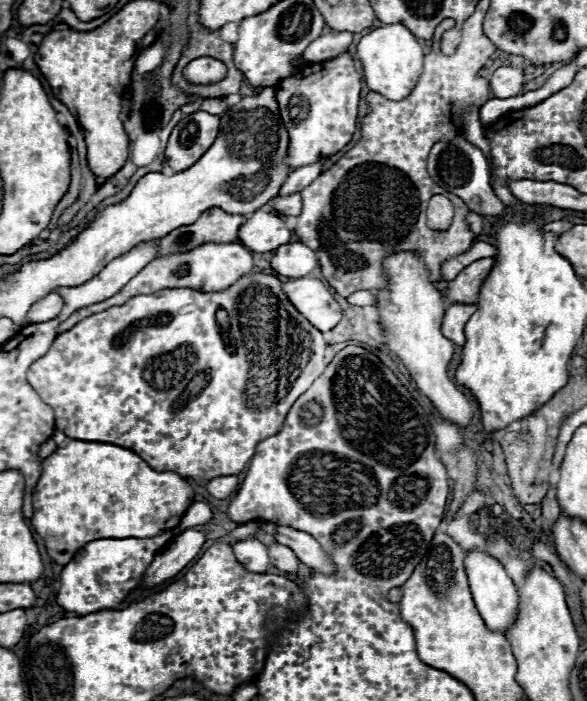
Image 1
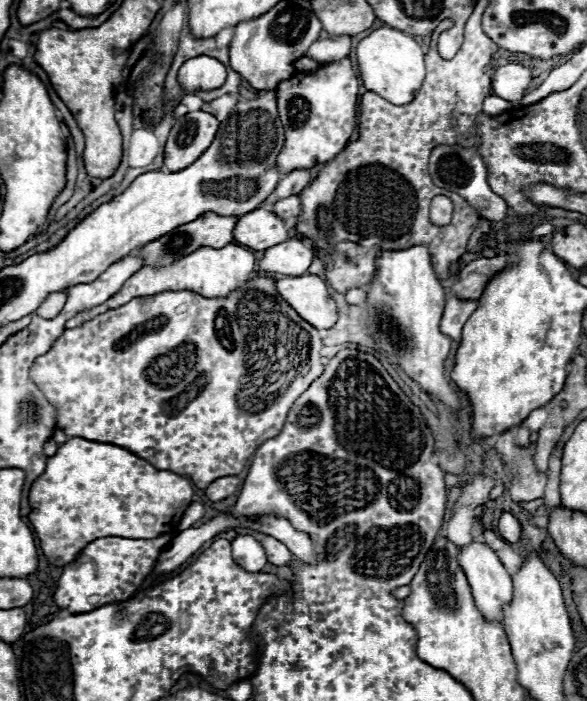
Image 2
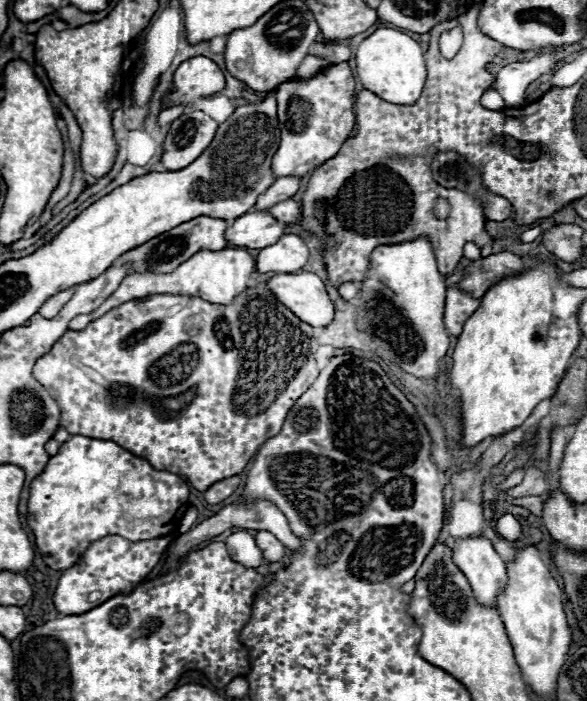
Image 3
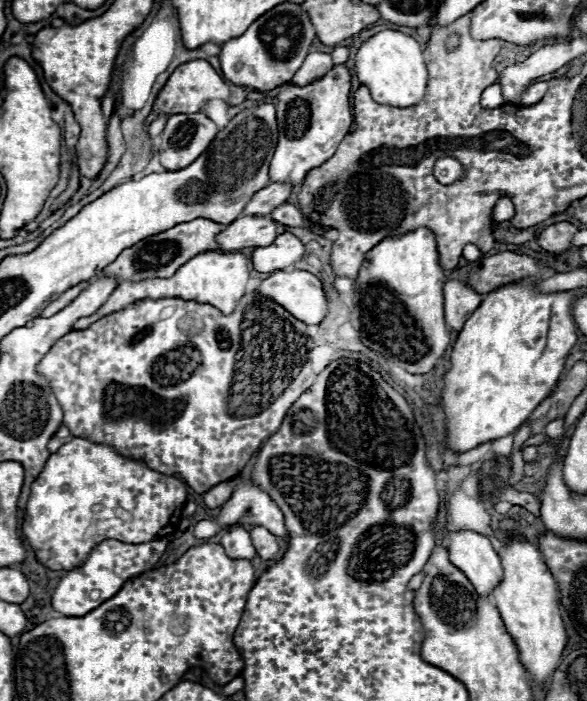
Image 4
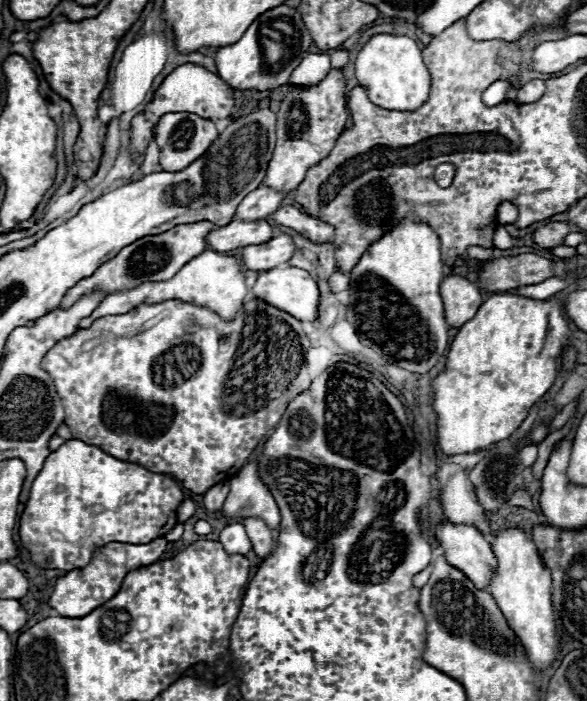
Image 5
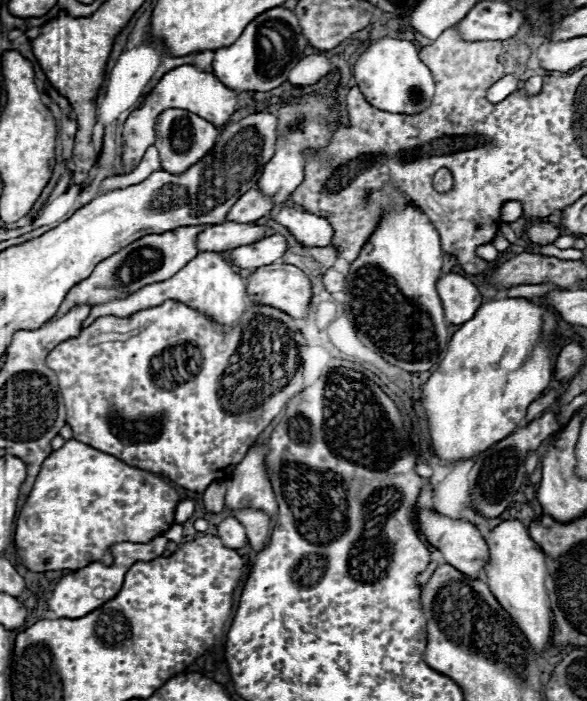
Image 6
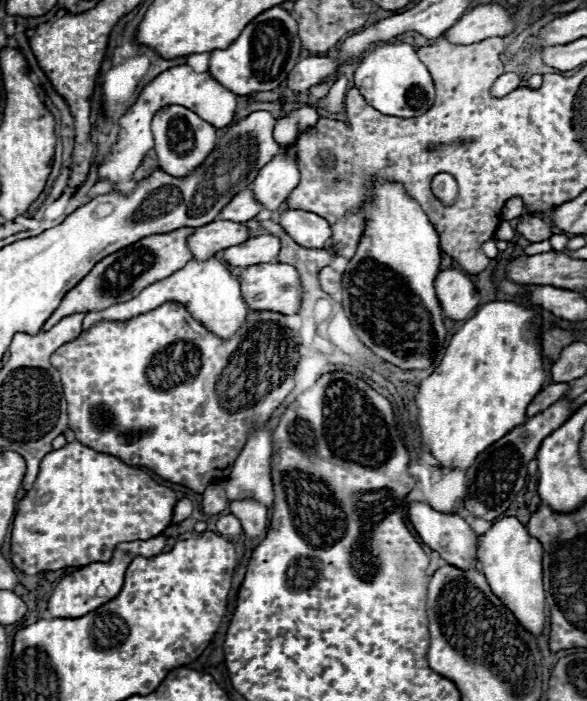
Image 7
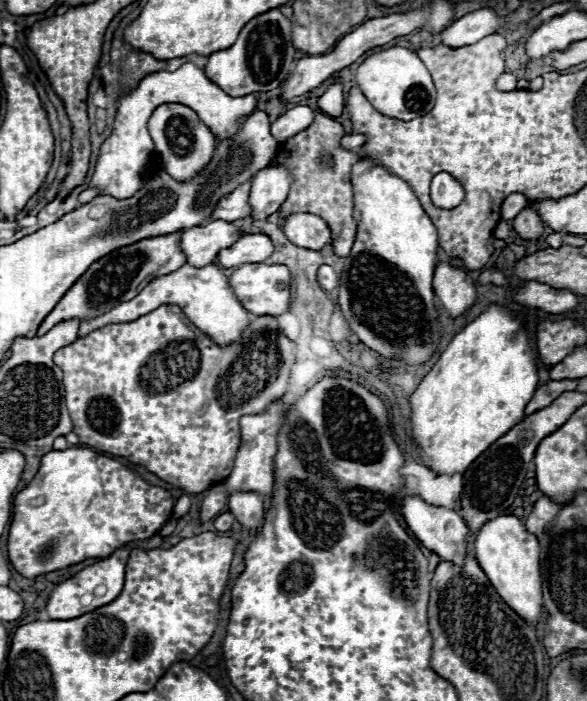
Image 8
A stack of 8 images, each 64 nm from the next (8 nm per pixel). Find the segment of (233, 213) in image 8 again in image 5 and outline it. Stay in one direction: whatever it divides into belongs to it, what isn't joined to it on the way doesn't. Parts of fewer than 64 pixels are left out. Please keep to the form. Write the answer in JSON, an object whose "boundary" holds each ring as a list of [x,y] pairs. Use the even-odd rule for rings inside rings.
{"boundary":[[[260,186],[256,190],[252,190],[248,196],[244,196],[244,200],[238,204],[234,218],[236,220],[262,220],[266,216],[270,216],[272,212],[276,212],[276,208],[282,202],[282,194],[268,188],[268,186]]]}

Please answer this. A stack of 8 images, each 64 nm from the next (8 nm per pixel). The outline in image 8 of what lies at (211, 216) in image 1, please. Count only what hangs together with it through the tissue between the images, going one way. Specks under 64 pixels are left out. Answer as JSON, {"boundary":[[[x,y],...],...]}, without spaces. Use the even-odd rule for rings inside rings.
{"boundary":[[[178,230],[178,232],[166,234],[166,236],[144,238],[140,242],[118,248],[118,250],[102,256],[100,260],[96,260],[84,272],[84,276],[80,276],[80,280],[76,280],[76,284],[72,284],[72,288],[68,288],[68,292],[60,298],[56,308],[52,308],[52,312],[42,320],[38,334],[42,336],[44,332],[48,332],[48,328],[60,324],[60,320],[84,322],[84,320],[102,316],[104,312],[108,312],[116,304],[132,300],[132,296],[136,296],[156,276],[164,276],[168,272],[178,270],[186,262],[184,254],[180,252],[180,246],[178,246],[180,234],[182,232]]]}

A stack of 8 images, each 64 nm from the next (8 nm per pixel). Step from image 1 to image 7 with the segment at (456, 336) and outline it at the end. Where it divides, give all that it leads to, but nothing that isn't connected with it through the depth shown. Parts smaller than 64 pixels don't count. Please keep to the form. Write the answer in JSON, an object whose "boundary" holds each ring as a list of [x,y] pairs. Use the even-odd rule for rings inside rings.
{"boundary":[[[440,270],[434,280],[434,288],[444,316],[450,320],[464,320],[480,302],[472,280],[460,270]]]}

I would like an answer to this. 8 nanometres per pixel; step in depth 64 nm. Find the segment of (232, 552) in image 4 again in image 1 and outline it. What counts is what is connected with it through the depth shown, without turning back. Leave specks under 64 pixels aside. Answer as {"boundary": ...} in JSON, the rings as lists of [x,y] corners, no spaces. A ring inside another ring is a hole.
{"boundary":[[[240,540],[234,544],[234,556],[236,560],[250,572],[264,574],[272,562],[268,556],[268,548],[258,540]]]}

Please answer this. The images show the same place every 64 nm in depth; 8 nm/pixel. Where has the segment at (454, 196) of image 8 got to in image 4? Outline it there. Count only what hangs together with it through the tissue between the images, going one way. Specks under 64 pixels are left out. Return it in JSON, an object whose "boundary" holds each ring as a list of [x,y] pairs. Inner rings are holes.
{"boundary":[[[440,158],[434,166],[434,176],[440,184],[452,184],[464,176],[464,168],[458,160],[454,158]]]}

